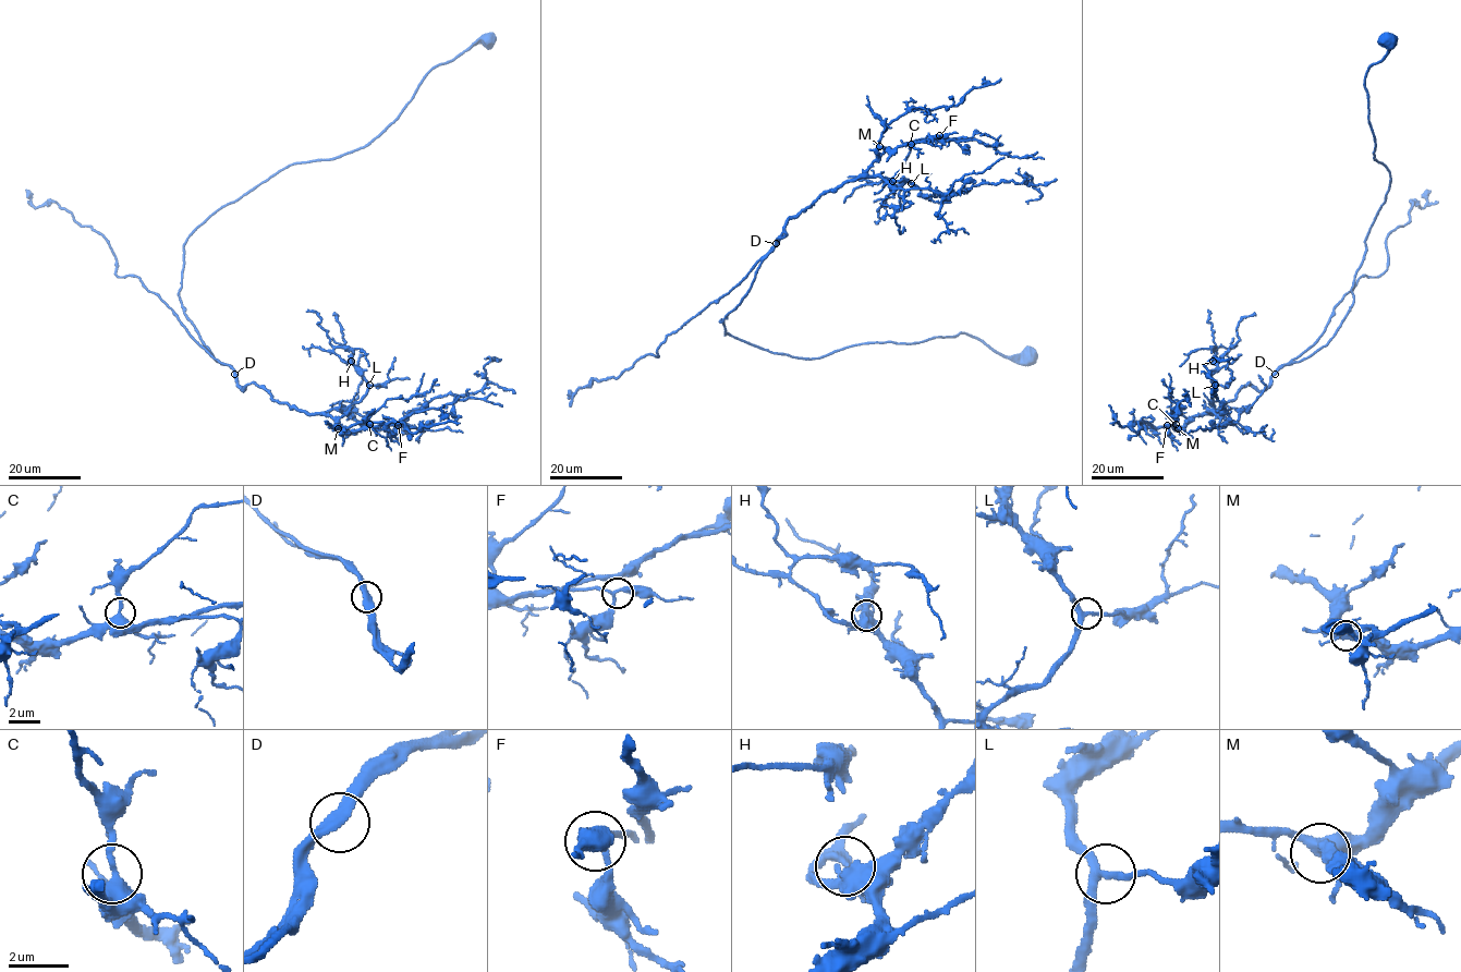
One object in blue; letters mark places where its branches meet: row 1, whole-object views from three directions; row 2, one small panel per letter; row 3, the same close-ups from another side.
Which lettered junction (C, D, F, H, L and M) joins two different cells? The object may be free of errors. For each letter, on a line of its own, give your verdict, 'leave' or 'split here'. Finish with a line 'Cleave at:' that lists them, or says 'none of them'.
C: leave
D: leave
F: leave
H: leave
L: leave
M: leave
Cleave at: none of them

